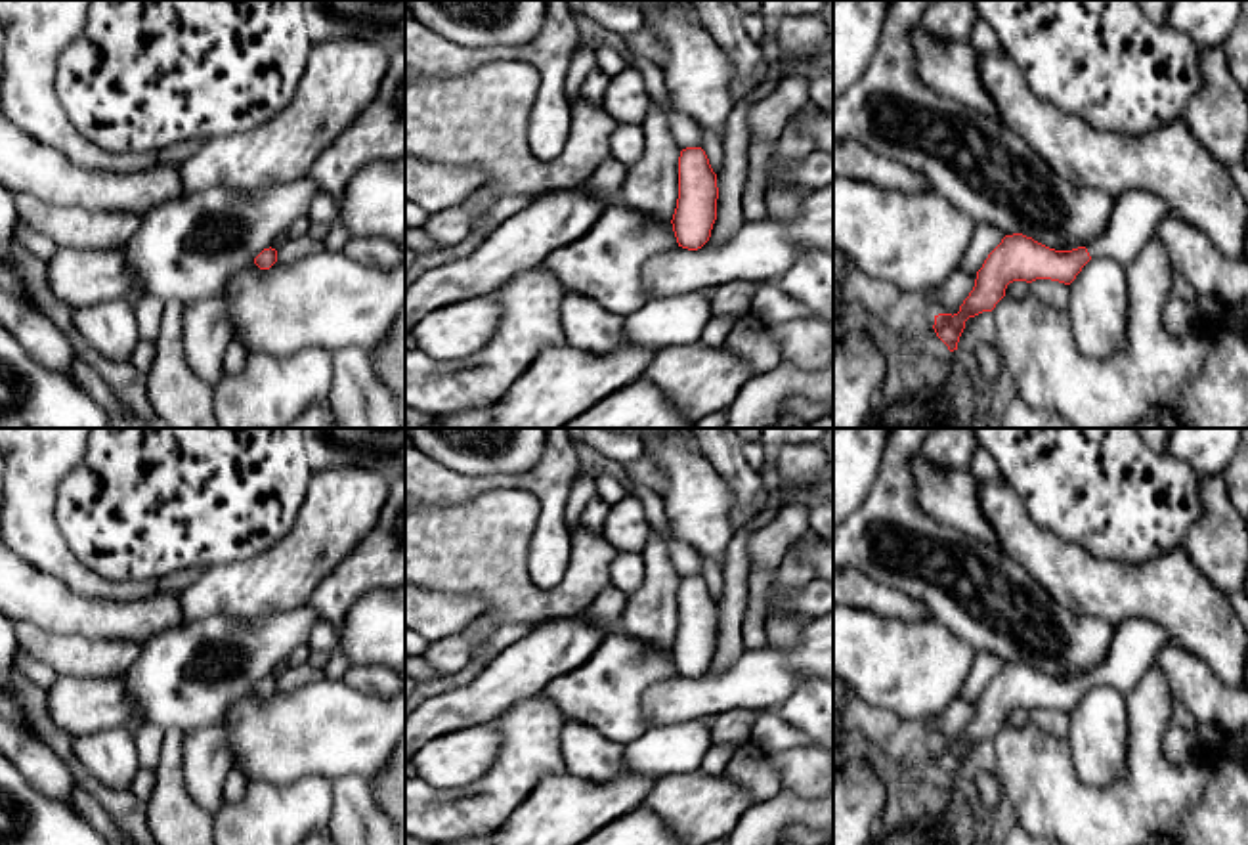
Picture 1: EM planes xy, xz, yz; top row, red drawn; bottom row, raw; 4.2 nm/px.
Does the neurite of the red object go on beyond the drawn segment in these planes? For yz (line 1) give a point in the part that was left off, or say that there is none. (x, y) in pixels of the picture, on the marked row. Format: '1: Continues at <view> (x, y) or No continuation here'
1: Continues at yz (1134, 218)

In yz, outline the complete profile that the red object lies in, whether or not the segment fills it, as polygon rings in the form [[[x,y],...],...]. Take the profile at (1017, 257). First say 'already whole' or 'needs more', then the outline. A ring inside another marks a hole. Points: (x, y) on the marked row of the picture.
needs more; [[[1131,191],[1114,199],[1108,226],[1089,247],[1072,250],[1049,249],[1022,233],[1005,235],[977,271],[975,287],[958,314],[935,315],[935,333],[958,350],[965,321],[992,312],[1013,281],[1051,279],[1070,285],[1091,258],[1114,258],[1130,266],[1156,233],[1156,224],[1170,214],[1168,203],[1147,191]]]

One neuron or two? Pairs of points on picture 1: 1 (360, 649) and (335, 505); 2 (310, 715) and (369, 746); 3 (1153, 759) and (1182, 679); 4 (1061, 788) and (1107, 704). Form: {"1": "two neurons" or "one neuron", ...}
{"1": "two neurons", "2": "one neuron", "3": "two neurons", "4": "two neurons"}

